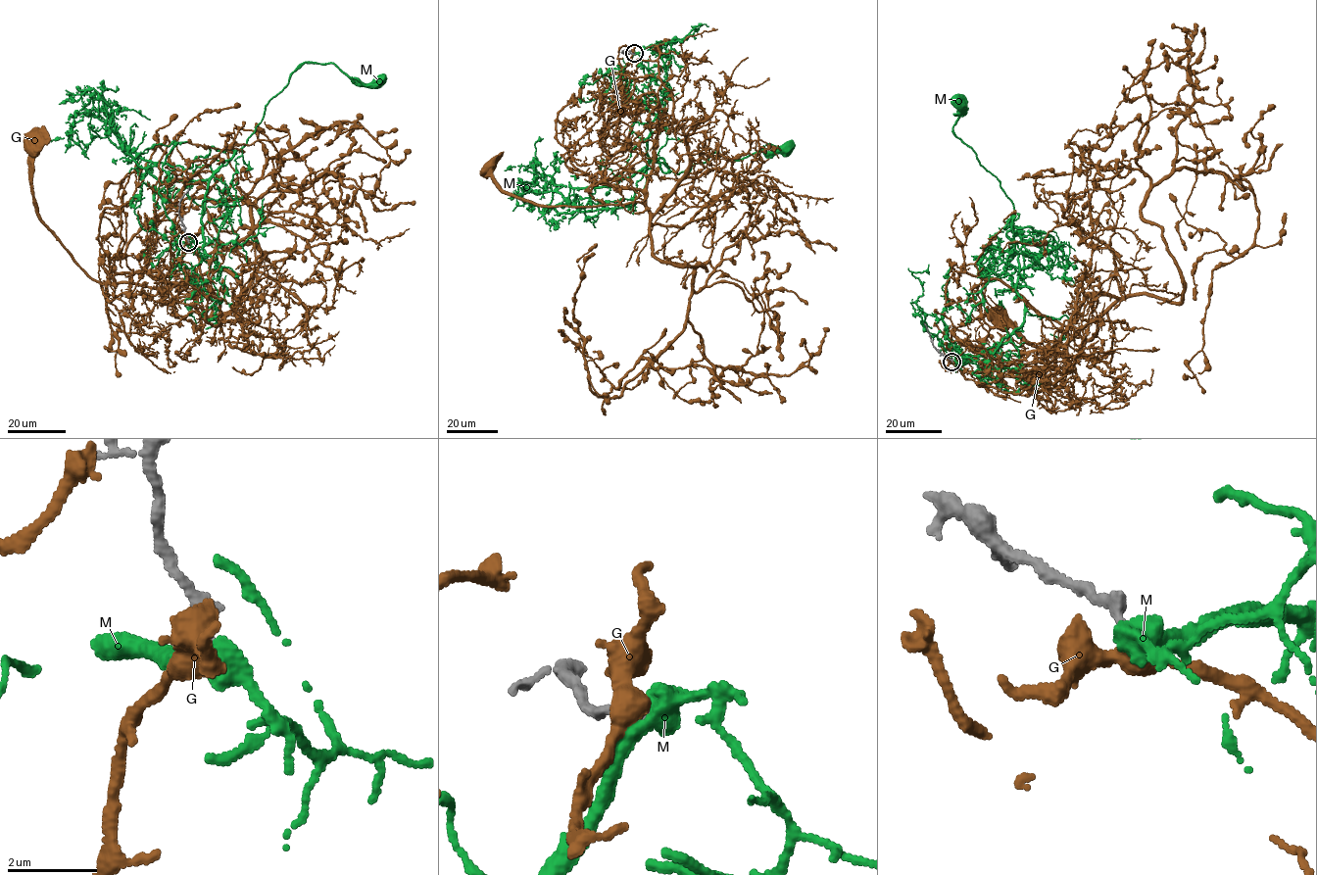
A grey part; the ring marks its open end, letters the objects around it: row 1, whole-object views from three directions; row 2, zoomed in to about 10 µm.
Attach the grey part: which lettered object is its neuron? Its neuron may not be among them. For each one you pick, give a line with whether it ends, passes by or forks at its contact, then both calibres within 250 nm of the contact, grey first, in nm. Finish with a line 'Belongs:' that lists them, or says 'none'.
M: it passes by; calibres 240 and 480 nm
Belongs: M

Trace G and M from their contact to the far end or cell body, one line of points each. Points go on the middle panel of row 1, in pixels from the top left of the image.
G: (634, 52), (621, 79), (622, 98), (651, 106), (661, 121), (644, 200), (552, 207), (501, 188), (490, 167)
M: (634, 52), (648, 70), (658, 104), (645, 140), (650, 161), (677, 174), (714, 153), (735, 160), (787, 148)

